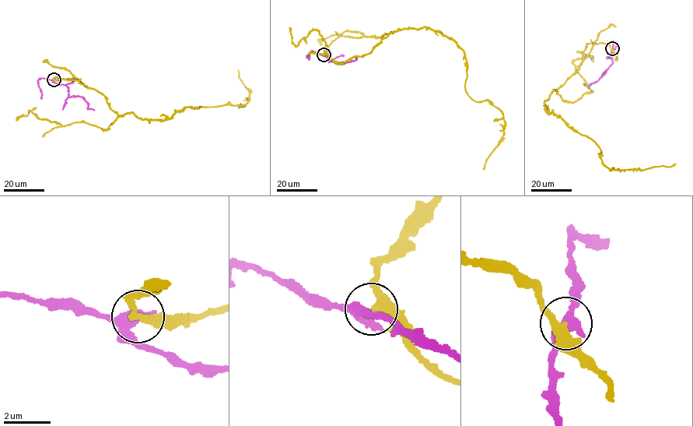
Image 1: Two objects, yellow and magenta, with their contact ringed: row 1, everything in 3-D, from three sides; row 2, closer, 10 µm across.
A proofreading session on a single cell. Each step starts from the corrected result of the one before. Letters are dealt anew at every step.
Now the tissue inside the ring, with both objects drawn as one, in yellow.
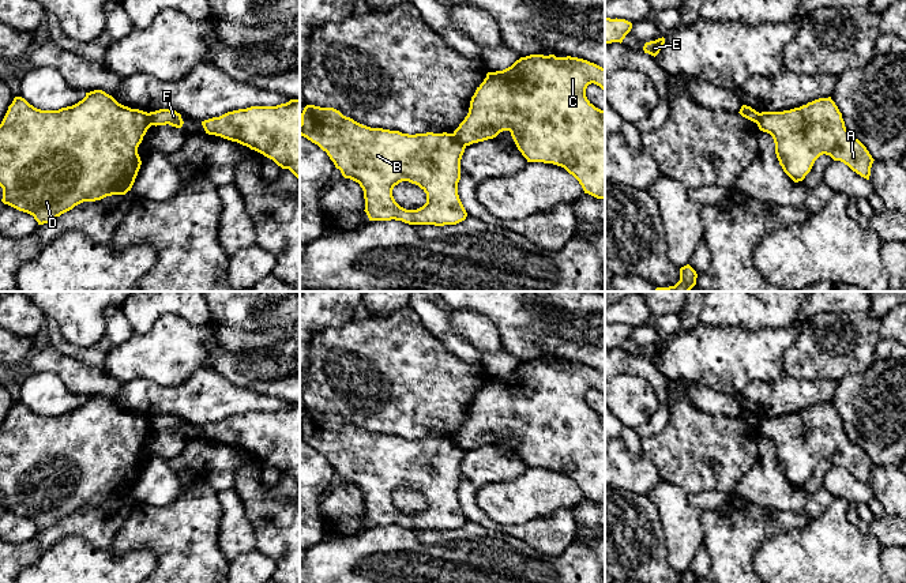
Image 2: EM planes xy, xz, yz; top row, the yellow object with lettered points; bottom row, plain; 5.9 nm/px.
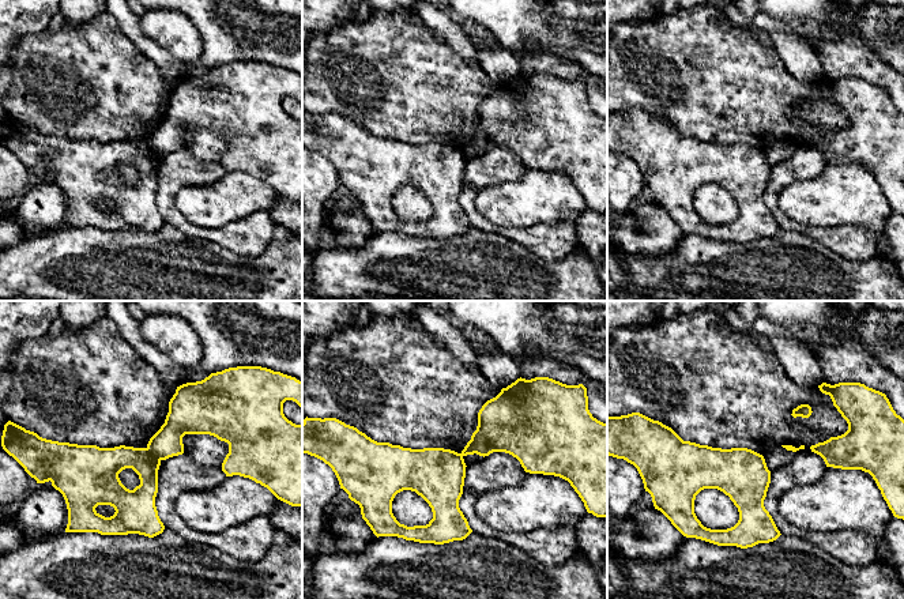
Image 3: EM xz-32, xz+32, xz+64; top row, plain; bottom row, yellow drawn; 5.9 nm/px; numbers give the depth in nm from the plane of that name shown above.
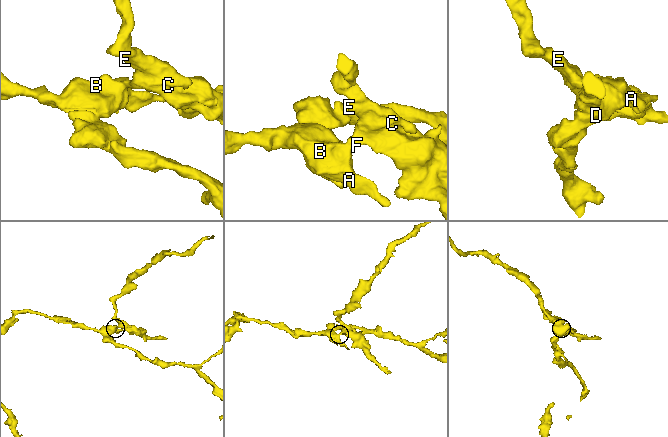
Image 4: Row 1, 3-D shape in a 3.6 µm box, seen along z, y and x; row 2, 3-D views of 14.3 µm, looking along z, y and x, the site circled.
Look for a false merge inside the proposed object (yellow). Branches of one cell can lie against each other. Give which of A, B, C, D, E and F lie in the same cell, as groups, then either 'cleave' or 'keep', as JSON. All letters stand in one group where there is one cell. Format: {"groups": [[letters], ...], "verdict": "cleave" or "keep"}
{"groups": [["A", "B", "D"], ["C", "E", "F"]], "verdict": "cleave"}

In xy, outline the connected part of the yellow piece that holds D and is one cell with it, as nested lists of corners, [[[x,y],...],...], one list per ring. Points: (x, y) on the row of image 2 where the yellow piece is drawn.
[[[102,90],[59,110],[41,110],[15,97],[0,124],[1,202],[44,225],[83,202],[125,195],[142,165],[138,147],[151,125],[147,112],[124,106]]]

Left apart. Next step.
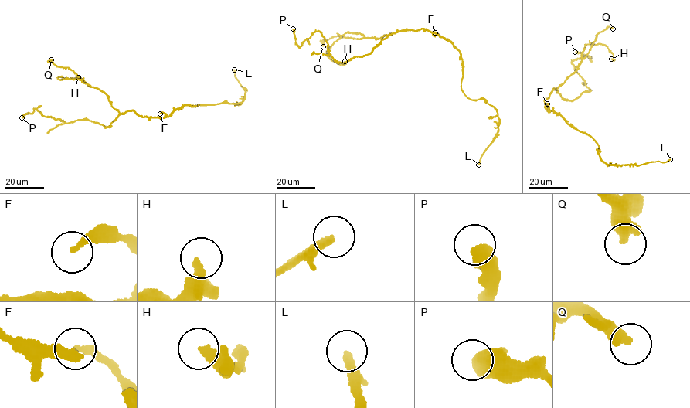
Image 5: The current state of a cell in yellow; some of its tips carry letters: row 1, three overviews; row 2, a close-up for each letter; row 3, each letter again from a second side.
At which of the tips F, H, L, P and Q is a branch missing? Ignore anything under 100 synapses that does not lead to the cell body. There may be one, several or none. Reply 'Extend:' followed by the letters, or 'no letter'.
Extend: L

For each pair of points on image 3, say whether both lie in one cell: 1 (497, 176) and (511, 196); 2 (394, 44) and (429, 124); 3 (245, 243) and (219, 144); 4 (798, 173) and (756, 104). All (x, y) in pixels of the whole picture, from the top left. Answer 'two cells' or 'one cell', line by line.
1: two cells
2: one cell
3: two cells
4: two cells

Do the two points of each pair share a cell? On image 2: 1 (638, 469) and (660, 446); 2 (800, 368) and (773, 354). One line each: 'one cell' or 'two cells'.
1: two cells
2: two cells

